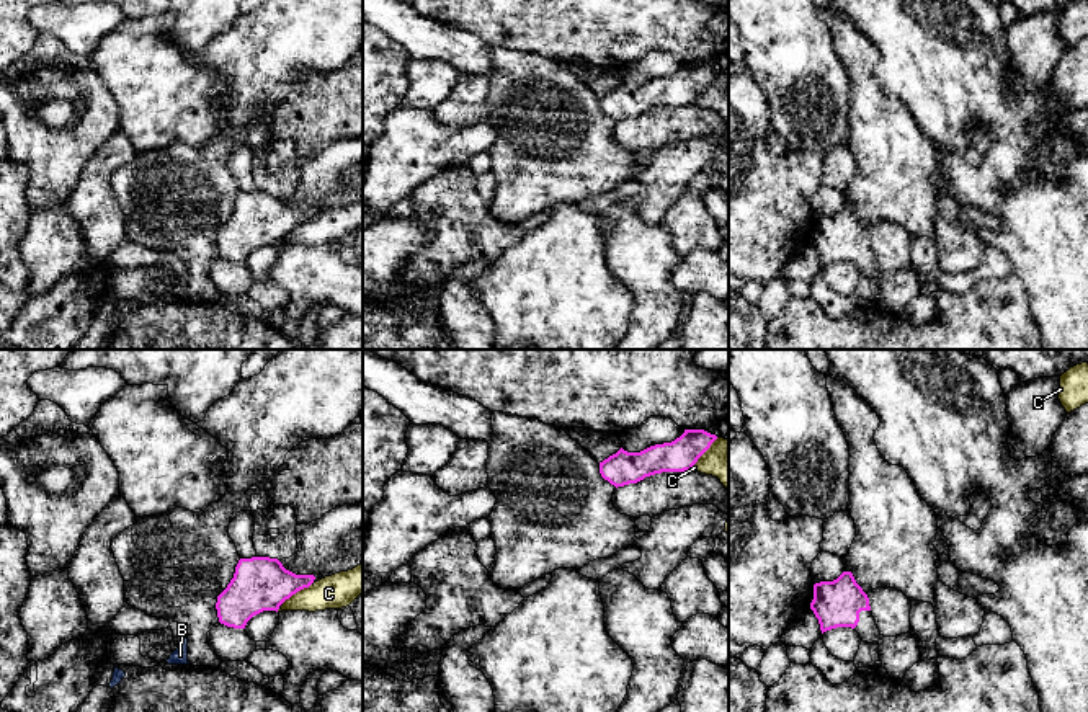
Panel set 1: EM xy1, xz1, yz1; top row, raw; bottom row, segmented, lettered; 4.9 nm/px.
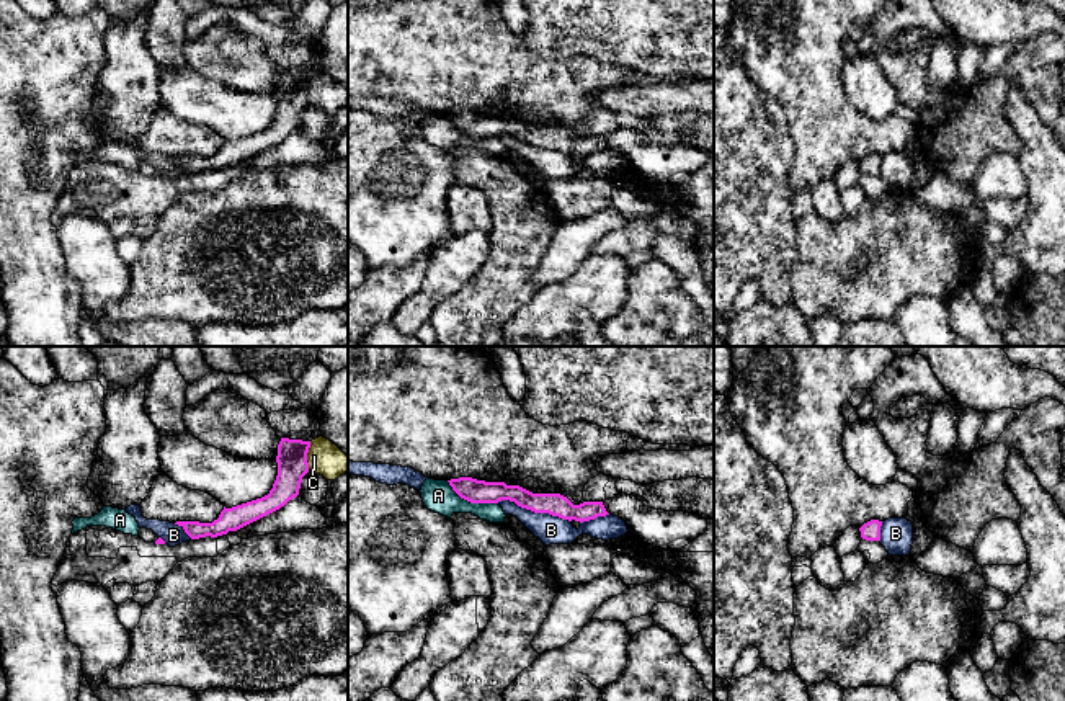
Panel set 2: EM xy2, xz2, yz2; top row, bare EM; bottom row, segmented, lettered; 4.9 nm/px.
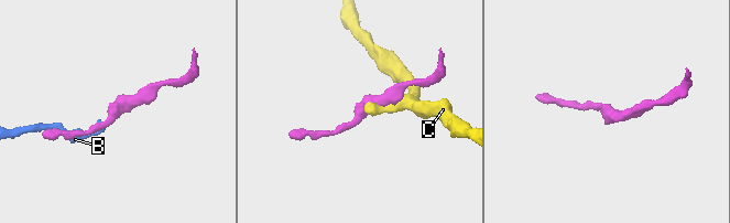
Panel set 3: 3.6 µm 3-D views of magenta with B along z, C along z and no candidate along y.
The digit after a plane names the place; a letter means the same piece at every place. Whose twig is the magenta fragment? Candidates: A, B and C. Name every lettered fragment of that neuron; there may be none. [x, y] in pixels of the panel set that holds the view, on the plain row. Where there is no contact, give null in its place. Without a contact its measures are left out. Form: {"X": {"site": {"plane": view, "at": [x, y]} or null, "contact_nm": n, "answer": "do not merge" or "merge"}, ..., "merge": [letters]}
{"A": {"site": {"plane": "xz2", "at": [471, 136]}, "contact_nm": 280, "answer": "do not merge"}, "B": {"site": {"plane": "xz2", "at": [534, 146]}, "contact_nm": 380, "answer": "do not merge"}, "C": {"site": {"plane": "xy1", "at": [296, 226]}, "contact_nm": 180, "answer": "do not merge"}, "merge": []}

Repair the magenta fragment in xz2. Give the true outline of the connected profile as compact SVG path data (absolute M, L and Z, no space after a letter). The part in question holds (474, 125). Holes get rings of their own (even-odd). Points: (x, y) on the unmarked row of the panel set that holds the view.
M459 111L448 116L461 132L470 137L498 137L501 134L510 134L534 147L549 147L562 154L575 154L580 157L609 149L603 136L583 136L573 139L560 127L532 127L519 119L485 116L472 111Z

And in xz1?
M684 64L675 75L655 78L640 87L627 87L621 82L600 96L600 108L618 122L662 106L693 105L716 73L716 69L704 64Z

